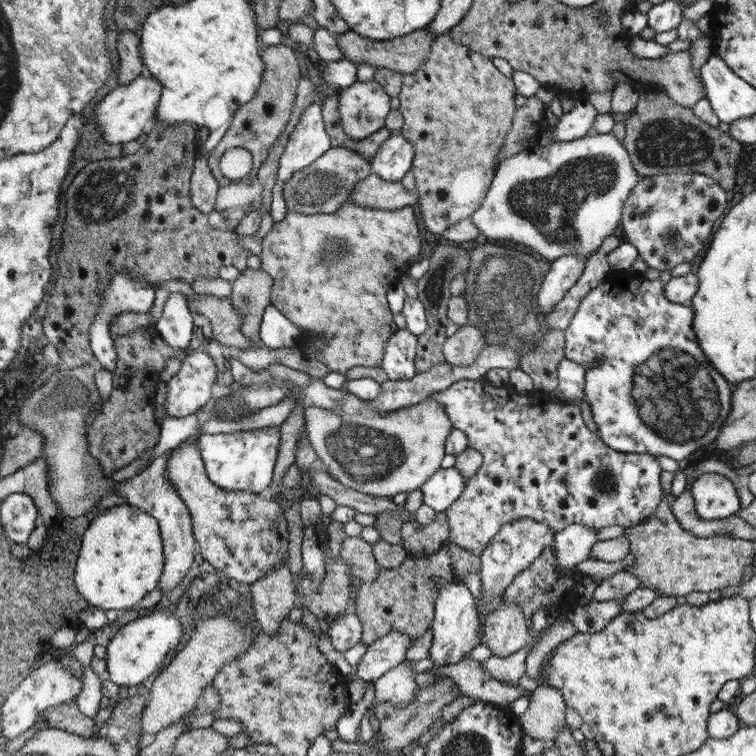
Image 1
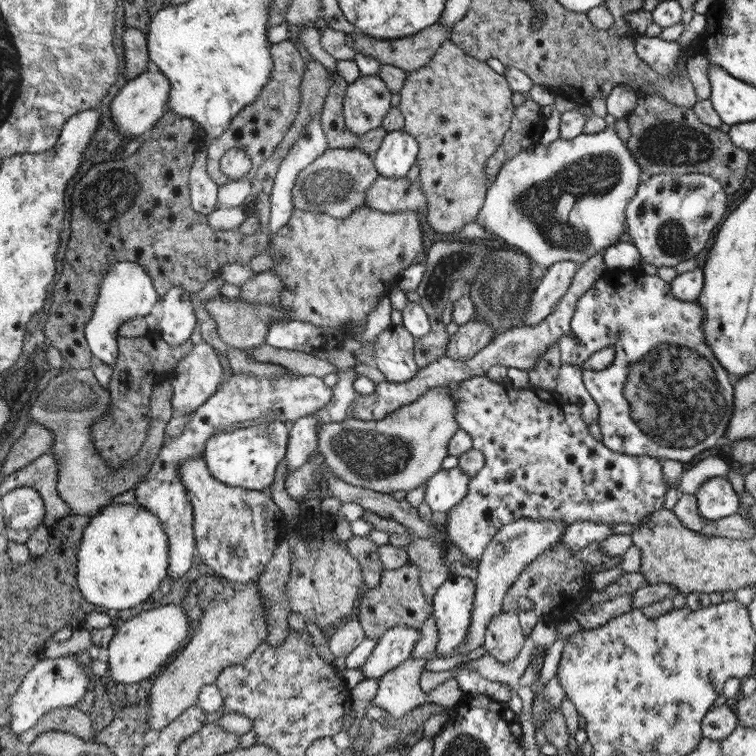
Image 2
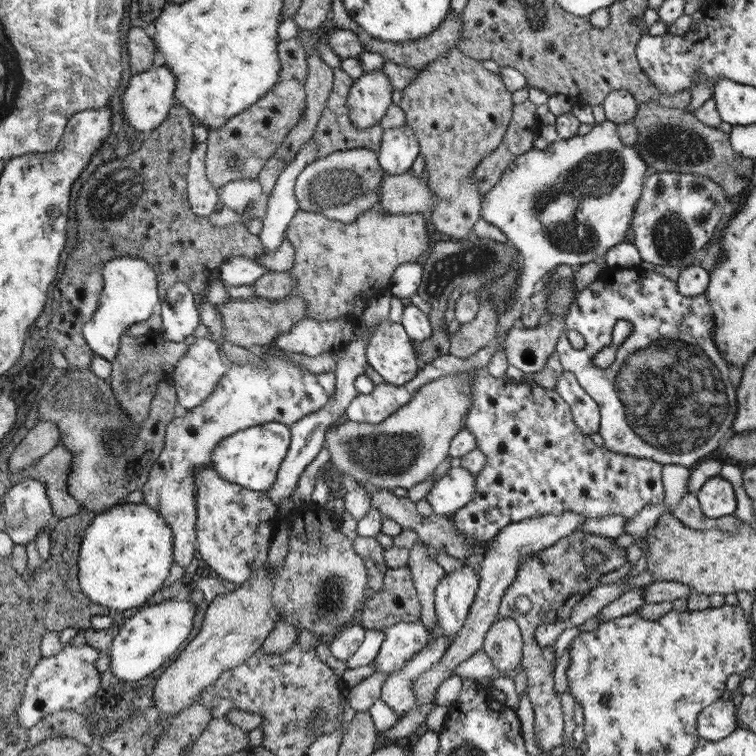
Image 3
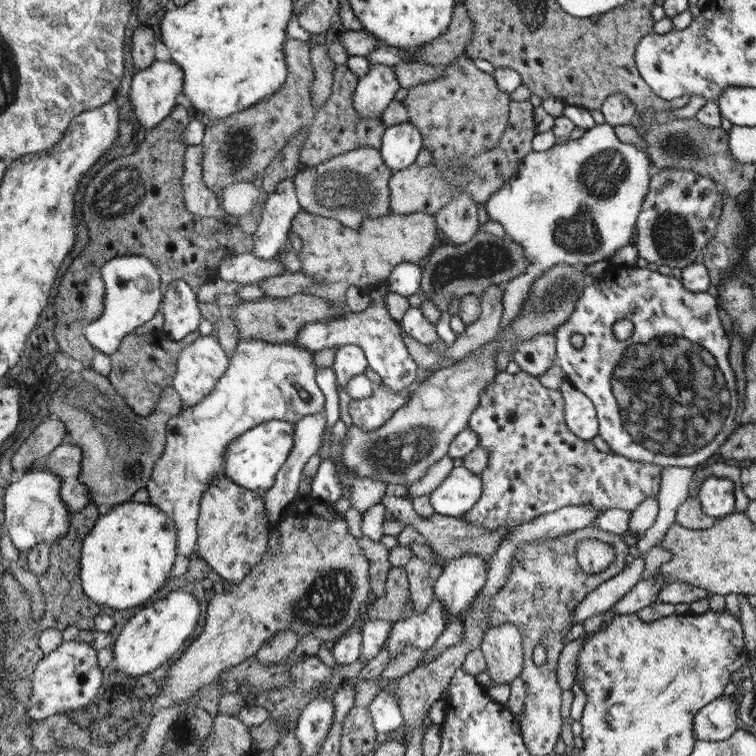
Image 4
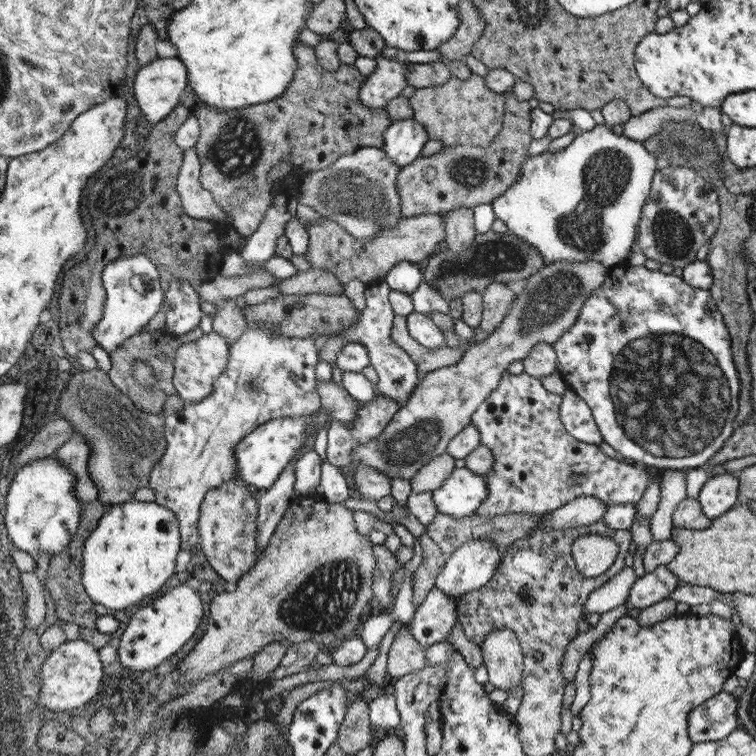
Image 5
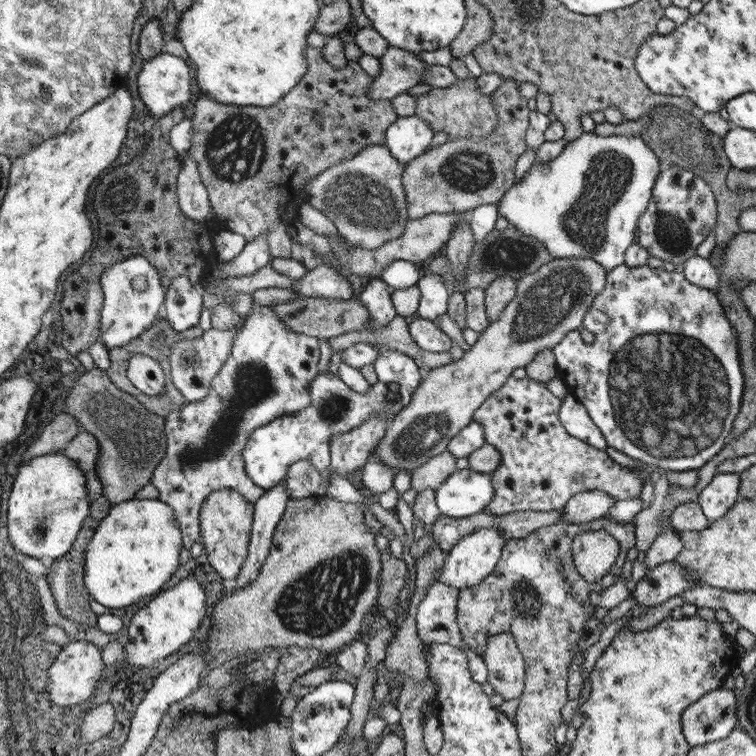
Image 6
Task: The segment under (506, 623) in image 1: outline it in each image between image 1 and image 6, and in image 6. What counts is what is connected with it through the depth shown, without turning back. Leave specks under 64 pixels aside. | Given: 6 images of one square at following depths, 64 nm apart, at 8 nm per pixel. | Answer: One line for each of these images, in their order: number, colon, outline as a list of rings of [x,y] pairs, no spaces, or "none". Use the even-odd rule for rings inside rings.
2: [[[505,612],[497,614],[491,618],[485,630],[485,652],[493,656],[499,664],[507,666],[511,664],[517,654],[521,654],[525,644],[525,634],[519,624],[519,616],[515,612]]]
3: [[[513,618],[497,620],[485,634],[481,650],[493,662],[493,668],[503,678],[517,674],[523,662],[523,638]]]
4: [[[501,624],[483,632],[481,652],[491,682],[511,686],[523,672],[523,646],[517,626]]]
5: [[[495,630],[485,636],[481,644],[483,666],[487,668],[487,680],[495,690],[507,696],[523,682],[523,652],[513,630]]]
6: [[[511,634],[491,636],[487,650],[481,654],[487,666],[487,682],[501,700],[519,700],[525,688],[523,656]]]

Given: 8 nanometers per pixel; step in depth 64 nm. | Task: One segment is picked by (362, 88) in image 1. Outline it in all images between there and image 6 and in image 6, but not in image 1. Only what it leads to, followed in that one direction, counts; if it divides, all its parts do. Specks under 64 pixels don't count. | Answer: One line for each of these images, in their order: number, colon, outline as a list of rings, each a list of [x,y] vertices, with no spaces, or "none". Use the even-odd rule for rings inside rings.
2: [[[379,74],[361,76],[347,86],[347,98],[343,100],[347,128],[355,134],[371,132],[383,124],[383,116],[391,108],[391,90]]]
3: [[[383,68],[365,72],[351,86],[351,96],[347,100],[353,124],[357,128],[369,128],[373,124],[381,124],[381,118],[393,104],[391,102],[393,92],[395,88],[389,76],[383,74]]]
4: [[[373,64],[369,72],[363,78],[359,78],[359,84],[353,96],[355,110],[361,116],[377,118],[395,100],[395,92],[399,88],[401,88],[399,78],[395,76],[393,66]]]
5: [[[383,54],[375,58],[375,64],[375,72],[367,76],[367,82],[361,86],[361,100],[369,108],[383,108],[395,100],[405,86],[409,86],[407,74],[413,64],[385,58]]]
6: [[[389,46],[385,54],[379,56],[379,64],[381,72],[369,88],[369,96],[373,100],[393,100],[395,96],[407,94],[409,88],[425,84],[425,76],[429,72],[429,66],[419,54],[395,46]]]

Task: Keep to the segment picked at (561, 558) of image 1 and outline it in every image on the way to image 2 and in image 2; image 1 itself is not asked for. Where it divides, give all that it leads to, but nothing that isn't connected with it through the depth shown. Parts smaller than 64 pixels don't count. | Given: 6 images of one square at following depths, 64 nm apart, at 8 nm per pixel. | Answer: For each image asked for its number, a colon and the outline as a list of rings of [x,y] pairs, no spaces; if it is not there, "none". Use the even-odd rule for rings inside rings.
2: [[[577,520],[573,522],[565,534],[561,536],[561,542],[571,548],[571,550],[581,550],[585,548],[589,542],[603,542],[609,536],[617,536],[613,534],[613,528],[619,522],[591,522],[591,520]]]

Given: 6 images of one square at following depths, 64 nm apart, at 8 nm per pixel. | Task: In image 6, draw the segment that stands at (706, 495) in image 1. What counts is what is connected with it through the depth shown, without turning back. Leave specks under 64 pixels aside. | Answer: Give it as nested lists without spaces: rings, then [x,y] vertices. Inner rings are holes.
[[[717,474],[713,480],[701,490],[695,502],[701,506],[701,512],[709,522],[725,516],[735,502],[739,502],[739,476],[737,474]]]

